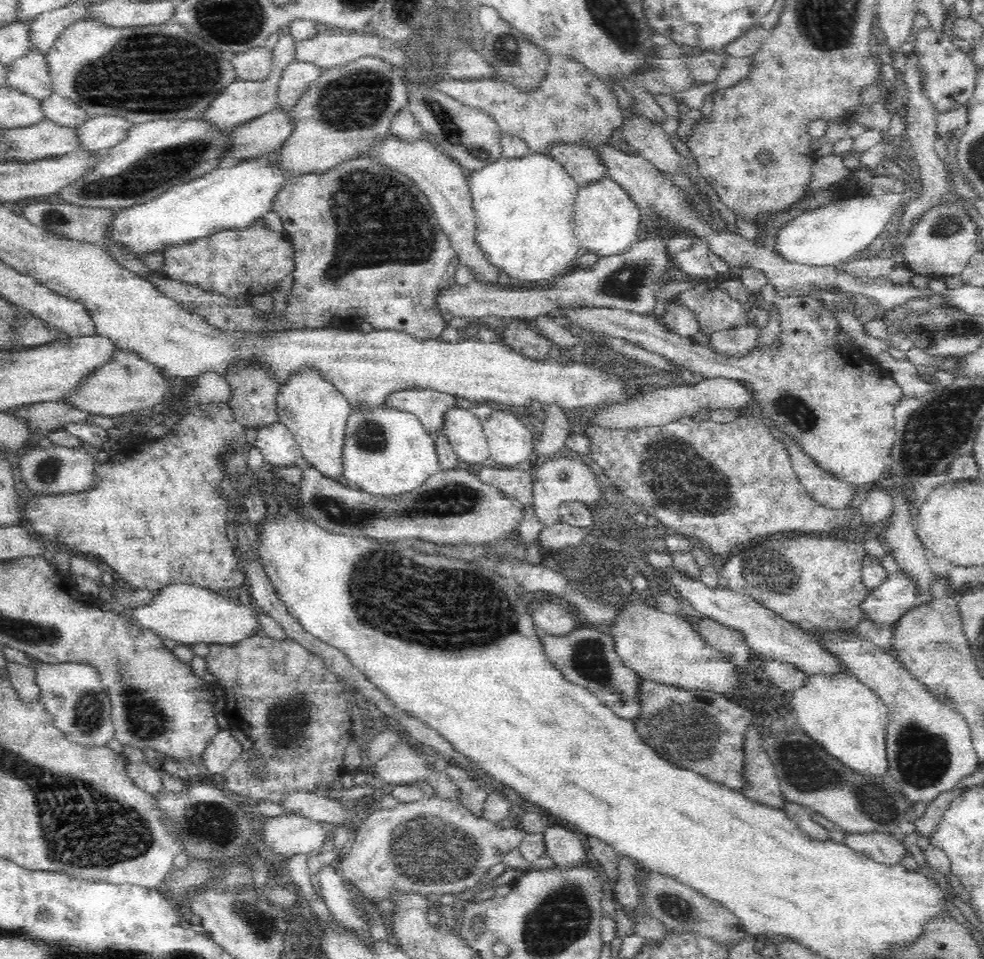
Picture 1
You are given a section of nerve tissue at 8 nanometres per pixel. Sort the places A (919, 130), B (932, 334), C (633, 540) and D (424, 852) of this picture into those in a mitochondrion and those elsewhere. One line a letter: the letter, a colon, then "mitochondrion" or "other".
A: other
B: mitochondrion
C: other
D: mitochondrion

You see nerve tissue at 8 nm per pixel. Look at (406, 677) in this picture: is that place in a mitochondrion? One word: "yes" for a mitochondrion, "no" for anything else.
no

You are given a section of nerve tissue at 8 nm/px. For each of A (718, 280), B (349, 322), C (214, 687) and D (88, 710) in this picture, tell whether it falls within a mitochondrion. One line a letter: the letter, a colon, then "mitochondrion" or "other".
A: other
B: other
C: other
D: mitochondrion

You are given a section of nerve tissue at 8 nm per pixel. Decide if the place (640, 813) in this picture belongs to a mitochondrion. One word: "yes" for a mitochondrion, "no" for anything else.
no

